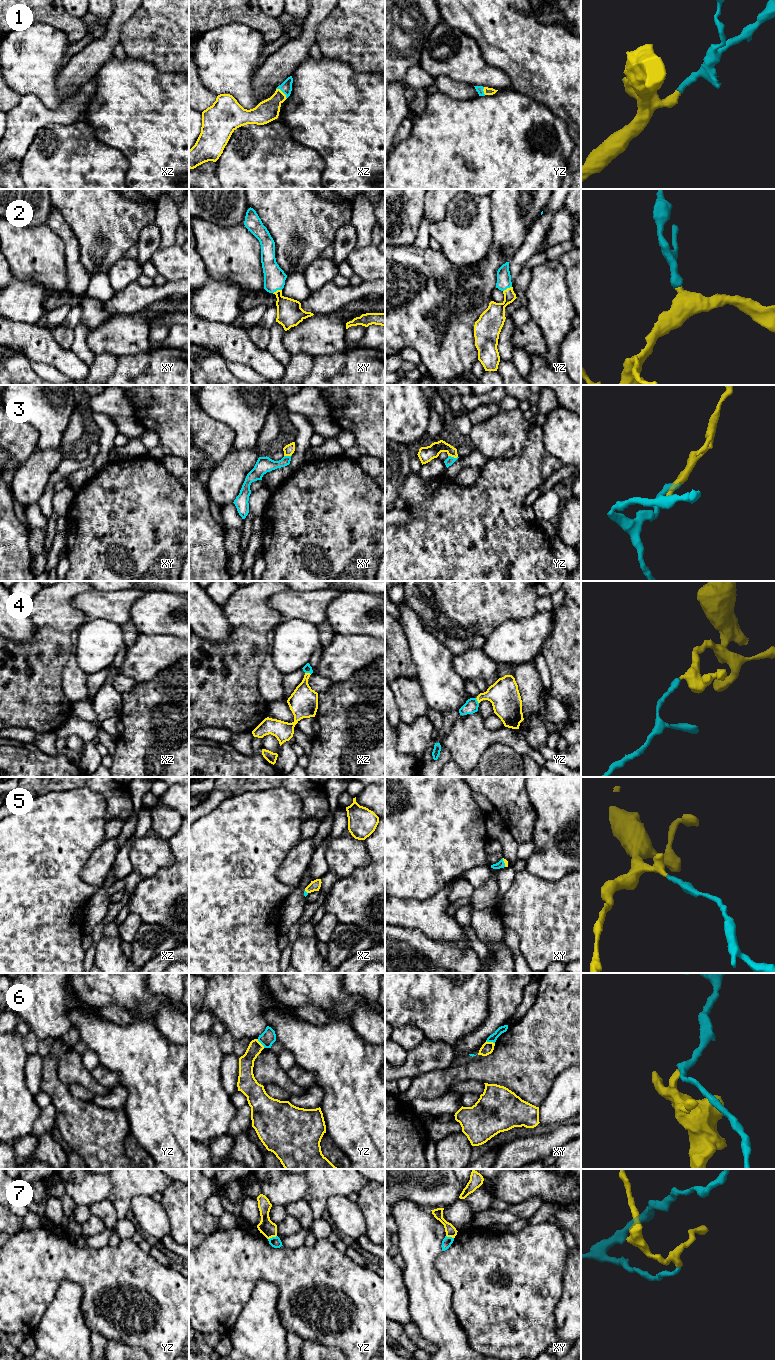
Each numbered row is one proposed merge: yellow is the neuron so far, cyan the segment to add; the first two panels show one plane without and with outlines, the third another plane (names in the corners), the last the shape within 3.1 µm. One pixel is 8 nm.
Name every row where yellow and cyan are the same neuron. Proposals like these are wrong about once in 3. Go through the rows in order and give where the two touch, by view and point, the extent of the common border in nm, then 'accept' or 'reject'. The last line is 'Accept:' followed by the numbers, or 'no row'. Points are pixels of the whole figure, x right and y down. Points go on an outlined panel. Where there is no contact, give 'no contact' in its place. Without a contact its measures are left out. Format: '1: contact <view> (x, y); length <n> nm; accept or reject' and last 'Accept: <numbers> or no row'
1: contact xz (282, 92); length 120 nm; accept
2: contact xy (277, 290); length 80 nm; accept
3: contact yz (453, 456); length 80 nm; accept
4: contact xz (308, 673); length 50 nm; accept
5: contact xy (504, 862); length 80 nm; accept
6: contact yz (260, 1043); length 90 nm; reject
7: contact yz (272, 1236); length 80 nm; reject
Accept: 1, 2, 3, 4, 5

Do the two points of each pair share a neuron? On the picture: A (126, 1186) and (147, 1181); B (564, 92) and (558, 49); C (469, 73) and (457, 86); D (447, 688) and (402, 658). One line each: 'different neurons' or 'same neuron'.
A: same neuron
B: same neuron
C: different neurons
D: different neurons

